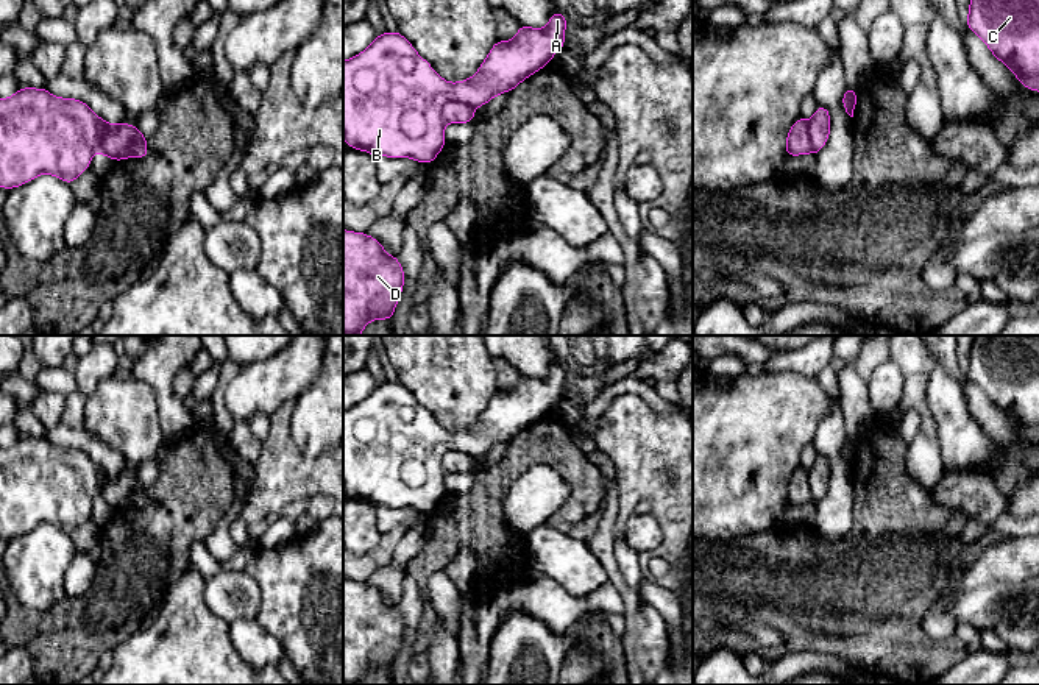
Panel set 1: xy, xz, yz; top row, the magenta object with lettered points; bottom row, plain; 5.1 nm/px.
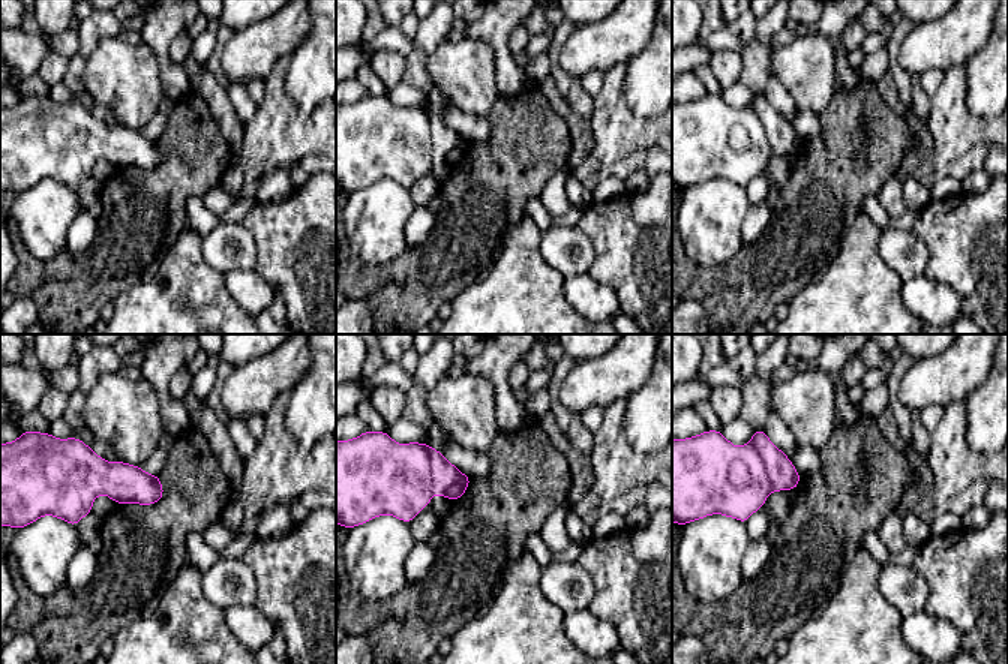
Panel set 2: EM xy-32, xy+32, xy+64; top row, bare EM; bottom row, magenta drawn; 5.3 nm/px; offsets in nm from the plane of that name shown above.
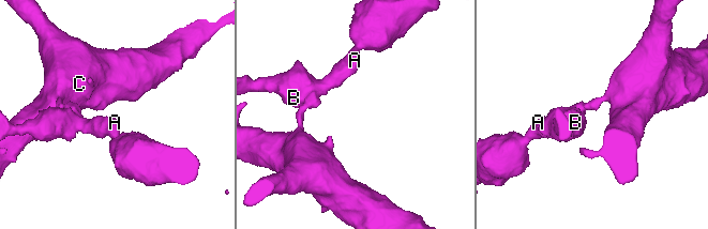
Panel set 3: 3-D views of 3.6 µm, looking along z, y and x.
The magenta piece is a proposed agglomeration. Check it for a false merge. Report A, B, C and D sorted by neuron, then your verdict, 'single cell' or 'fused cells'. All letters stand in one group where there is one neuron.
A B / C D | fused cells

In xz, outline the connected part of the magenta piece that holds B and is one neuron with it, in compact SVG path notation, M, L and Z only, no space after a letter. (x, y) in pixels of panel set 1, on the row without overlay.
M557 359L546 378L520 374L512 390L496 390L477 423L459 432L445 431L399 382L387 381L359 404L343 410L343 488L349 498L392 509L431 513L445 492L441 456L446 451L479 457L543 418L565 395L568 368Z

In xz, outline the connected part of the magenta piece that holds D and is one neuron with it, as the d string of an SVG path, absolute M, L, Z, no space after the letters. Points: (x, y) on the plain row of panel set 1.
M343 579L343 685L360 685L365 674L373 669L392 671L404 627L396 605L387 604L378 588Z

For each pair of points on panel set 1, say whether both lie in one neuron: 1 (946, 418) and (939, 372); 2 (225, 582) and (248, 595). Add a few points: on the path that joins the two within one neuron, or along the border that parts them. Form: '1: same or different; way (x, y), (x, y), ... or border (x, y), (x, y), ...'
1: same; way (946, 408), (939, 383)
2: same; way (231, 589), (242, 595)

